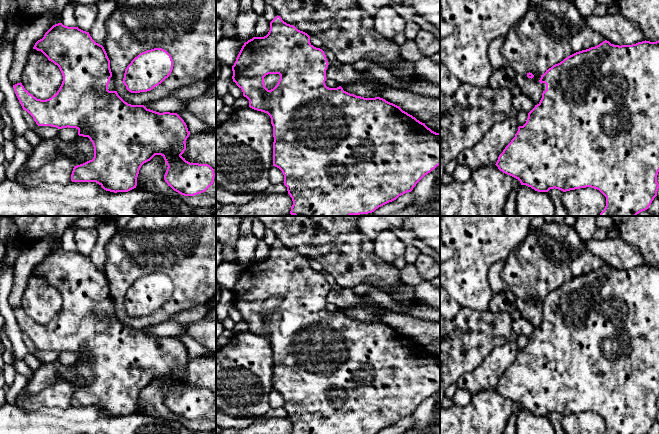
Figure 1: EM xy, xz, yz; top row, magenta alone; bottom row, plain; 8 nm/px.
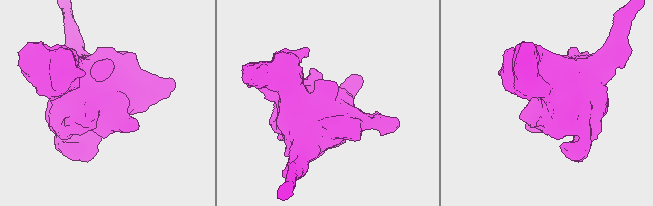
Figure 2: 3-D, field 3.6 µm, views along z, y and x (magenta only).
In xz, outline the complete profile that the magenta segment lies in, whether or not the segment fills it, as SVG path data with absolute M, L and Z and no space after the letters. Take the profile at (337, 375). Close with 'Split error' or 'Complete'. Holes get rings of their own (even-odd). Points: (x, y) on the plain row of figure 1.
M280 240L270 246L270 254L264 261L253 261L242 270L234 289L233 306L242 314L243 320L249 324L249 331L267 337L273 350L273 390L279 392L284 399L284 409L292 422L291 434L376 434L379 431L396 424L399 420L411 416L416 408L428 397L440 389L440 357L428 352L412 339L403 335L399 330L383 322L364 322L350 318L341 310L329 312L326 310L326 294L328 285L324 275L310 267L310 260L298 254L295 250L287 248ZM268 298L279 298L277 309L268 314L264 308L264 301Z. Complete

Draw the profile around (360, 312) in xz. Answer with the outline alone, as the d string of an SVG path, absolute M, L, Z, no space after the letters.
M364 305L341 310L344 315L364 322L382 322L381 316L371 313Z

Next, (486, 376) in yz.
M510 340L495 348L473 372L464 373L458 379L458 387L472 394L495 389L499 379L515 361L518 351L517 344Z

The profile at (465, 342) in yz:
M461 308L453 320L440 316L440 407L449 385L457 383L464 373L473 372L495 348L509 341L512 325L512 317L505 311L492 313Z

